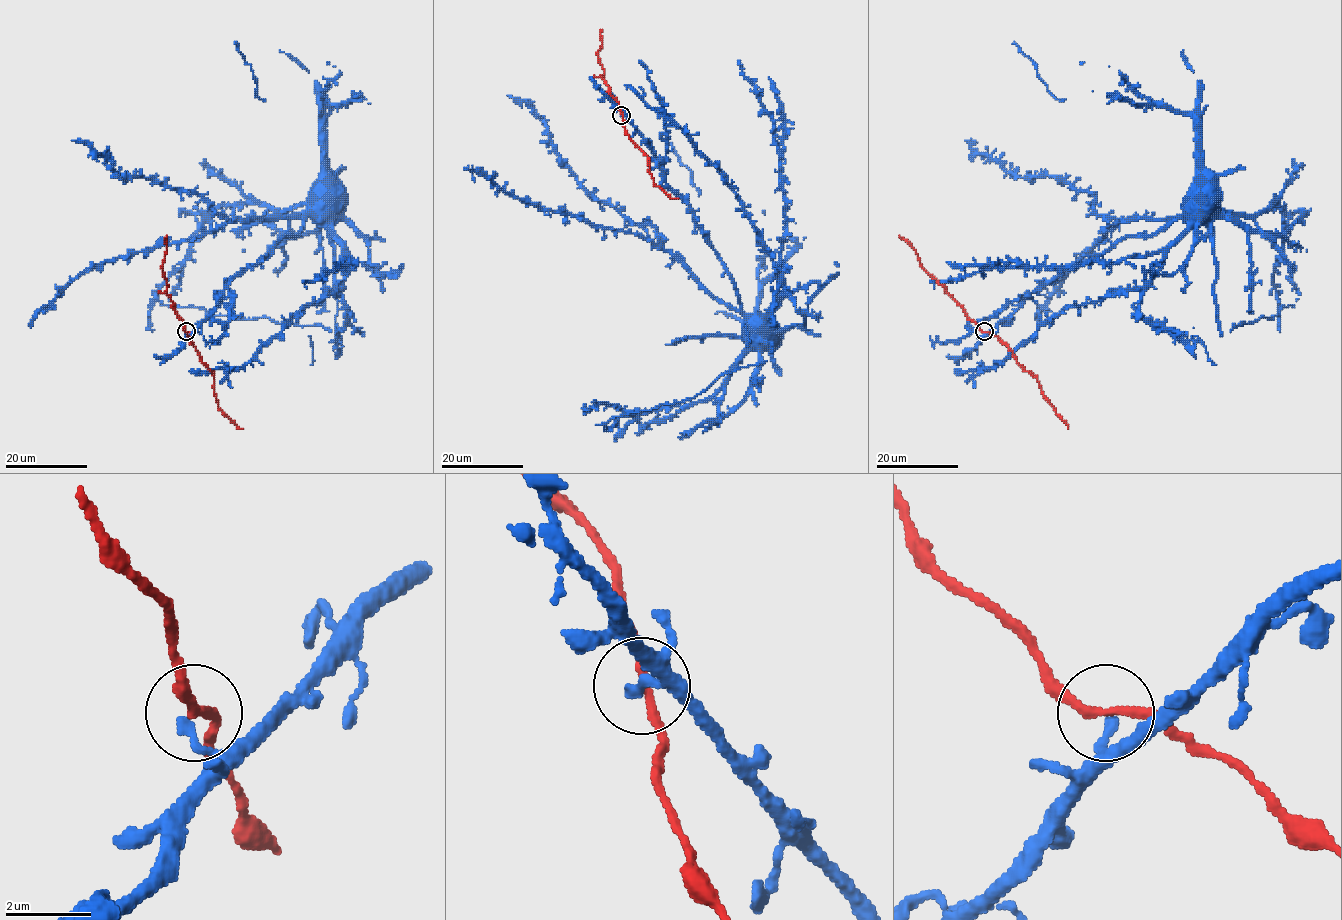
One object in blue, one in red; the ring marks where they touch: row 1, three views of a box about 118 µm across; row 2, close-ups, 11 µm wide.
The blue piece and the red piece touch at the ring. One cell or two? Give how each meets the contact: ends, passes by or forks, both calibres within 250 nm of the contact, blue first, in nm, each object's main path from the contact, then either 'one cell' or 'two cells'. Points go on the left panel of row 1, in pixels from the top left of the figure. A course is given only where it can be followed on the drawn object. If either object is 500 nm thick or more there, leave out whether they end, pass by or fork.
blue ends | red passes by | 240/190 nm | blue via (185, 332), (311, 212), (249, 204), (208, 215), (170, 304), (331, 332) | red via (185, 331), (200, 359), (213, 371), (217, 406), (242, 429) | one cell

